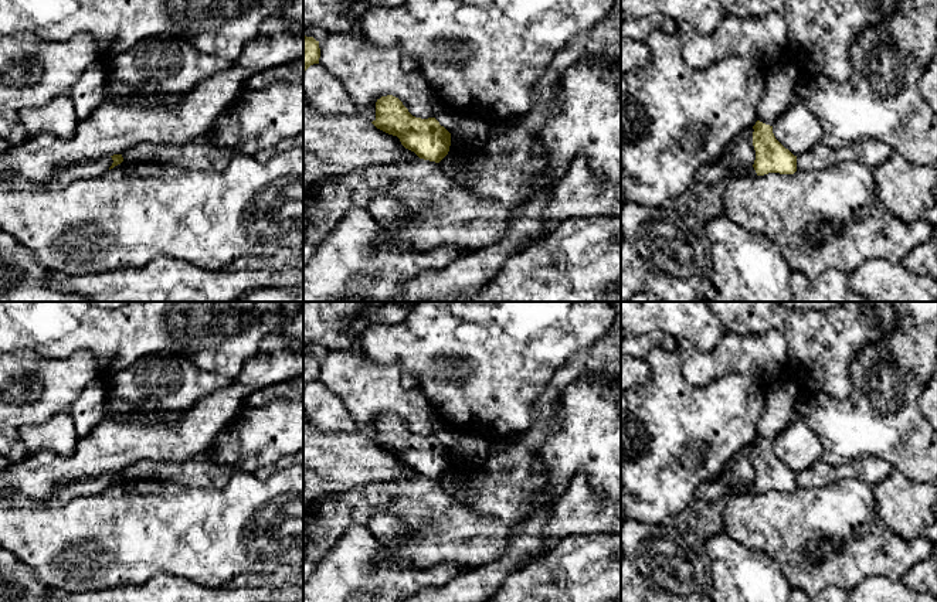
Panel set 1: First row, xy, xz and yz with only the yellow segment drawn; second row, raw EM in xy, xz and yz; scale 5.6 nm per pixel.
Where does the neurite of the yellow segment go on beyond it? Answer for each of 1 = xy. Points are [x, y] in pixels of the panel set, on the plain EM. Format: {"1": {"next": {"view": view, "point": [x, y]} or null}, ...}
{"1": {"next": null}}

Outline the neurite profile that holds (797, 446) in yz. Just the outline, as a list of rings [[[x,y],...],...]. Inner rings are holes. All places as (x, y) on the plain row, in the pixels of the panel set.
[[[799,418],[780,431],[773,441],[773,450],[794,473],[807,470],[824,455],[818,436]]]

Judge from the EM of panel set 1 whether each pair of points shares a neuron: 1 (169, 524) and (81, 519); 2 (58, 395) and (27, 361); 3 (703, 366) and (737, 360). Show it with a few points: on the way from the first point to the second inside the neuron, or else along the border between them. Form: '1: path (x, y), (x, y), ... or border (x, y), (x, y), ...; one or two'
1: path (148, 524), (102, 524); one
2: path (50, 387), (36, 368); one
3: path (712, 366), (722, 360), (729, 360); one

